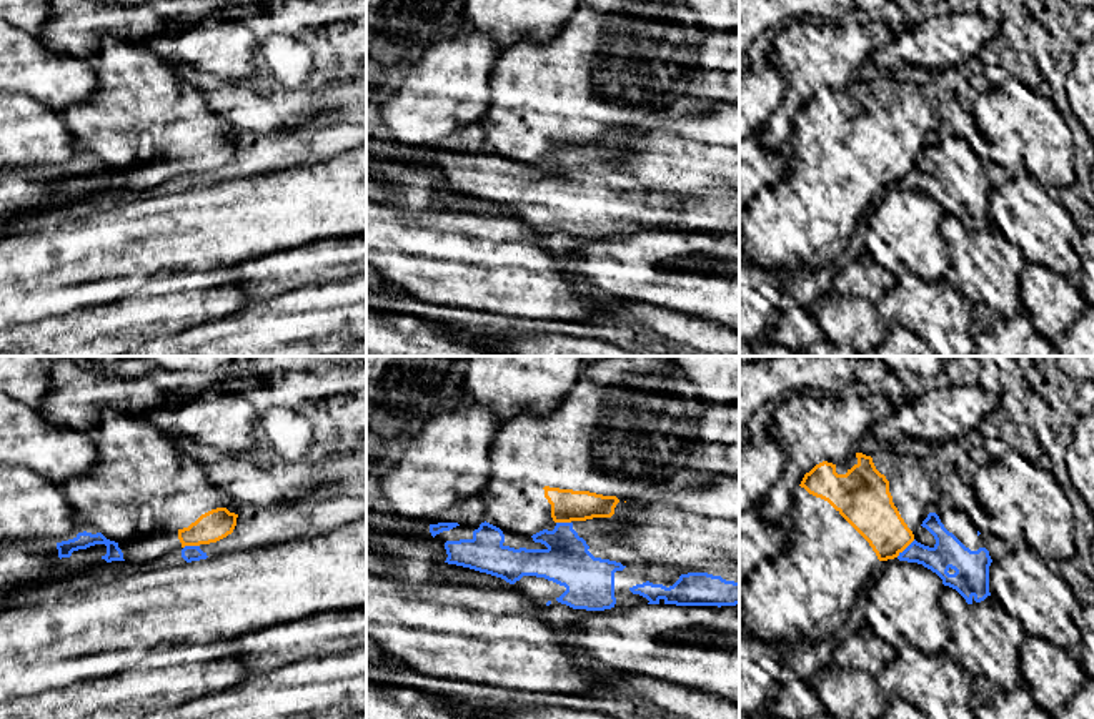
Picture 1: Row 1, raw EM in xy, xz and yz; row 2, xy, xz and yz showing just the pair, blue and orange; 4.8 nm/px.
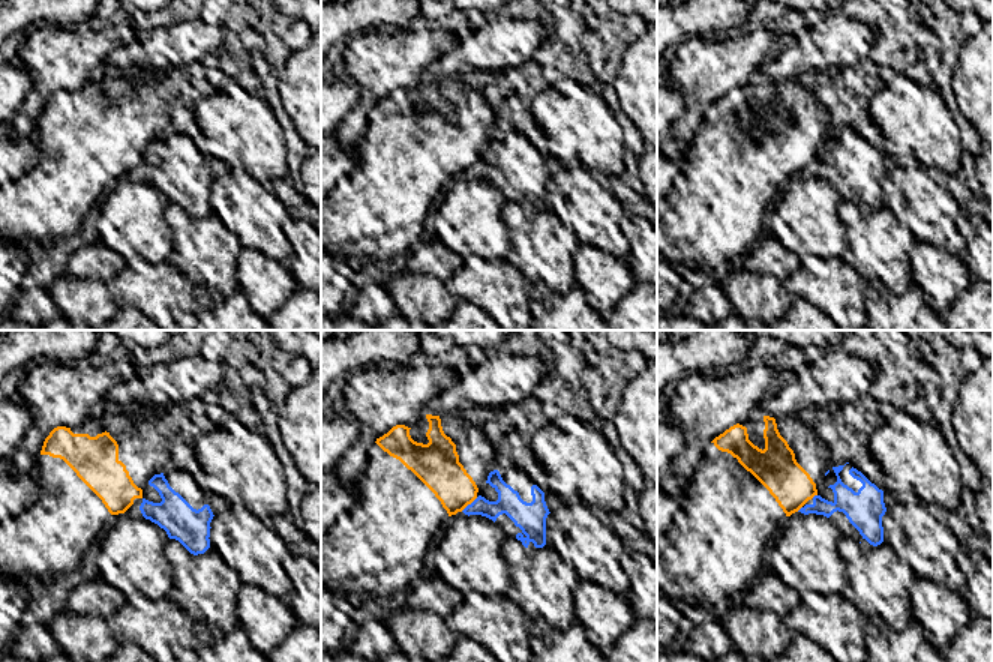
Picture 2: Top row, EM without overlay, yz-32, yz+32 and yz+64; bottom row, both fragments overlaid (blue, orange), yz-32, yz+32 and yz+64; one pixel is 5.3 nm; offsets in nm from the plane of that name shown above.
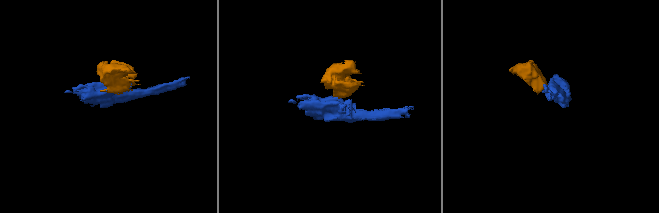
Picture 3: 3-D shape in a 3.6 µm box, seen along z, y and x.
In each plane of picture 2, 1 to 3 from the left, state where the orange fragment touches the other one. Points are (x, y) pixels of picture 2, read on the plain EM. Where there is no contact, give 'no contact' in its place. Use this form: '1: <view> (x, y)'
1: no contact
2: yz+32 (468, 168)
3: yz+64 (815, 159)

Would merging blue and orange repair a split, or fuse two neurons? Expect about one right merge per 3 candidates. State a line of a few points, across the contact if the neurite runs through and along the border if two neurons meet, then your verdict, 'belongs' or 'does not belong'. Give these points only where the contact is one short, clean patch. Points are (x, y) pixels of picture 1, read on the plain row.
line yz (914, 167), (896, 183); does not belong

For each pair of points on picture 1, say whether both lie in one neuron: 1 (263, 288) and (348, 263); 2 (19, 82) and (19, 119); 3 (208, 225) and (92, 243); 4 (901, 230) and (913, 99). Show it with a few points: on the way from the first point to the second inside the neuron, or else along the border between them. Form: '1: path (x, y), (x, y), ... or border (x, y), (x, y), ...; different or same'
1: path (285, 280), (302, 263), (327, 263); same
2: border (17, 92), (27, 94), (54, 110); different
3: path (180, 232), (140, 233), (120, 242); same
4: border (896, 183), (890, 187); different

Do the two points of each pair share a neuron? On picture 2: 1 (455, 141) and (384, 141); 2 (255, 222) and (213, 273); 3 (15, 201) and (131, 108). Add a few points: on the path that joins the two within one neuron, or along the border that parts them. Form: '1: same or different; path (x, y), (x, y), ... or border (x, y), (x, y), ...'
1: same; path (437, 138), (402, 141)
2: different; border (234, 233), (242, 246)
3: same; path (44, 195), (102, 137)

